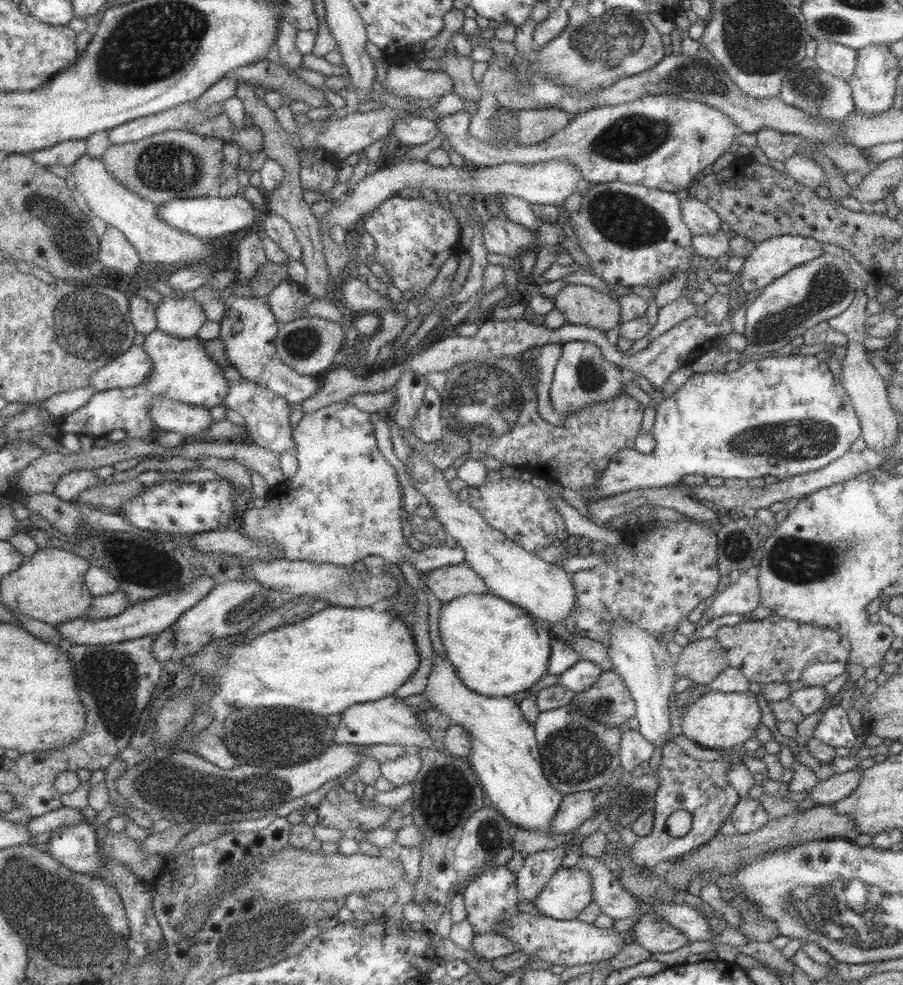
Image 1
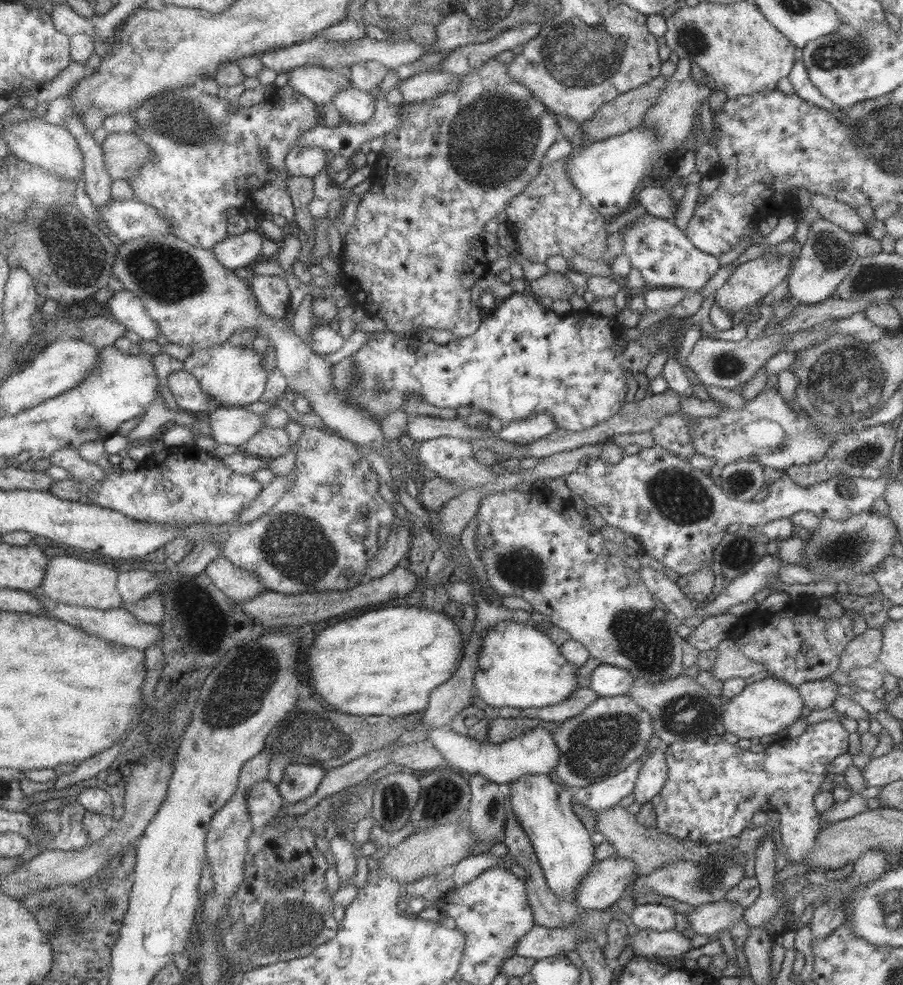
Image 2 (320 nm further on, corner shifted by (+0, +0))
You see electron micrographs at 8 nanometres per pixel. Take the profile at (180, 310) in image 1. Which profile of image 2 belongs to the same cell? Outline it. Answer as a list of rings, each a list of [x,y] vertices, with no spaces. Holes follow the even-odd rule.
[[[127,291],[113,293],[103,303],[103,308],[108,311],[113,320],[122,324],[126,330],[135,332],[142,340],[154,340],[159,336],[156,322],[145,314],[141,301],[131,293]]]

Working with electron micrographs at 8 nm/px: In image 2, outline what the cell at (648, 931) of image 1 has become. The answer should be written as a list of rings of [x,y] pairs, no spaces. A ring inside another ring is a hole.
[[[727,899],[709,902],[701,906],[693,906],[693,911],[685,914],[689,928],[695,934],[715,935],[721,930],[729,930],[733,924],[742,919],[743,908]]]

